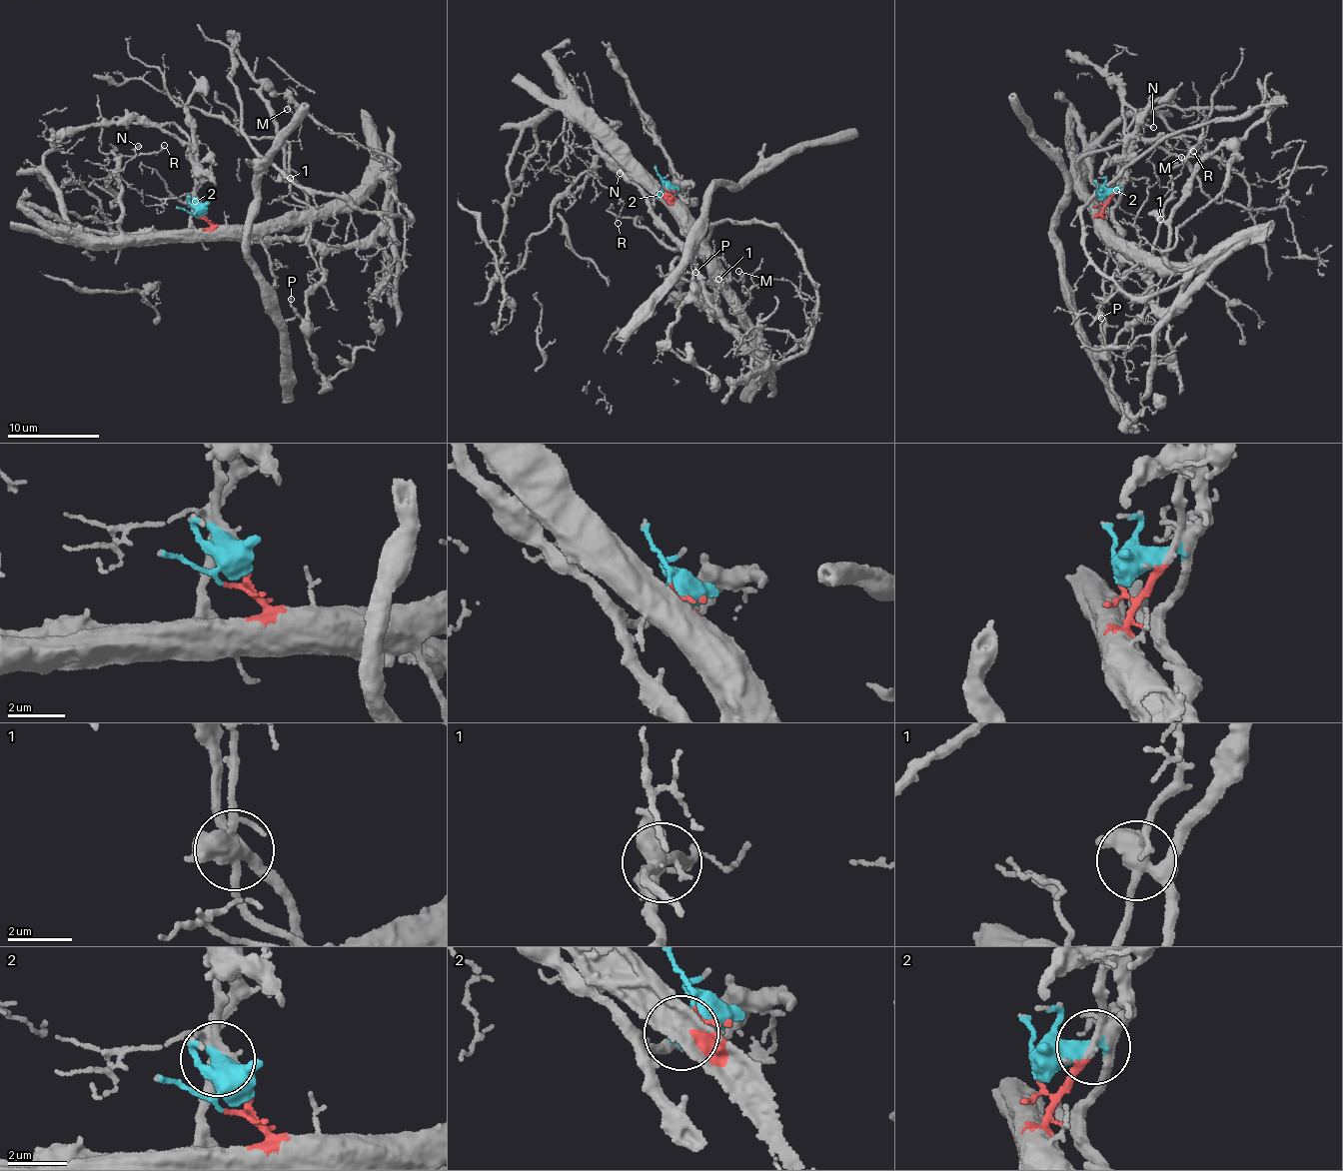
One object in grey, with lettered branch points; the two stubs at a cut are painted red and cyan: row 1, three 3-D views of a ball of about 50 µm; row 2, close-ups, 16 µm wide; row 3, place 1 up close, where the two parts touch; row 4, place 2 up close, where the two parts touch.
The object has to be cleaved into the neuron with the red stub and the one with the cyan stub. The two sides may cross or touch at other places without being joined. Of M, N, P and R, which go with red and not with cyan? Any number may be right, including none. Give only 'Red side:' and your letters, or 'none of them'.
Red side: M, N, R

